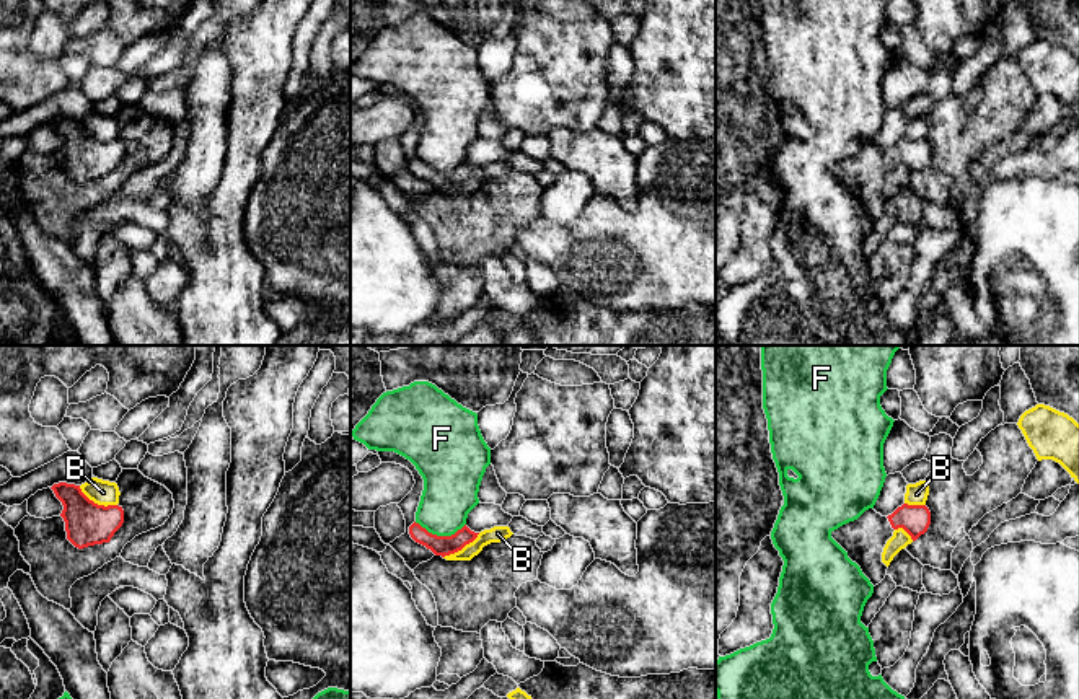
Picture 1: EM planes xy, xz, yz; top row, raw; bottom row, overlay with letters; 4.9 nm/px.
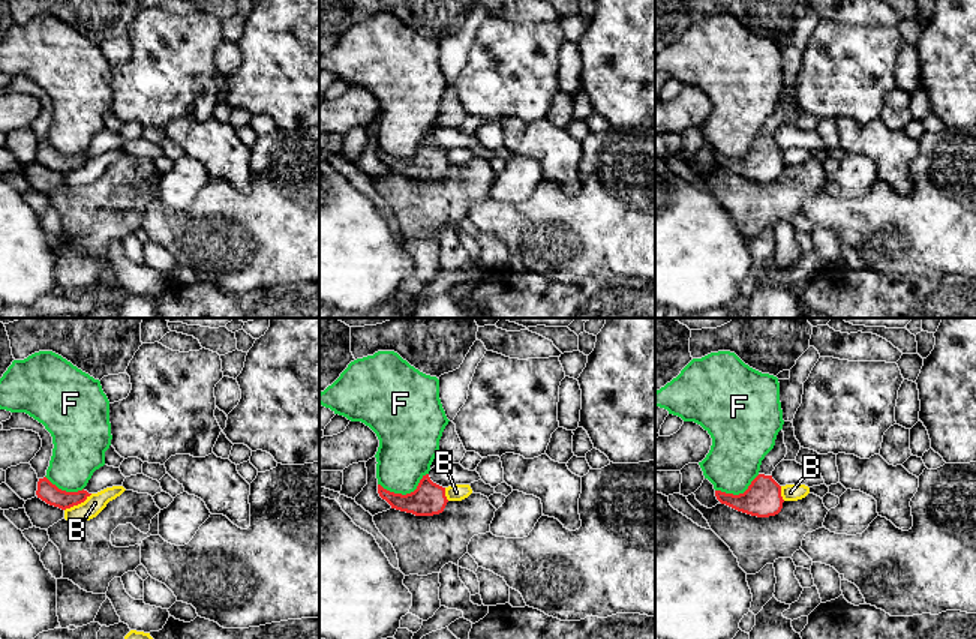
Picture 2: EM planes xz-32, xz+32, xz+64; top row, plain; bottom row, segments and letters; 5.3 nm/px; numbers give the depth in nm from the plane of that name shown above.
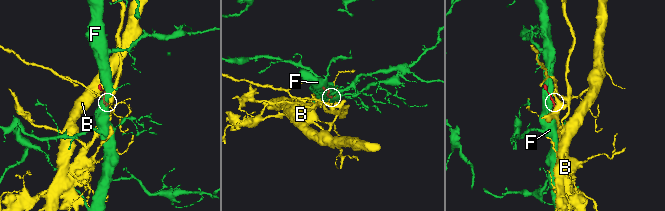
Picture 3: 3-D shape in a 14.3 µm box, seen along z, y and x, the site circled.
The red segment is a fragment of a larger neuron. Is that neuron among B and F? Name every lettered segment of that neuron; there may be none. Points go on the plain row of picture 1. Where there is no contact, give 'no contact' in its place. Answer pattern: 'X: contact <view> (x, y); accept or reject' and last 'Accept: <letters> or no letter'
B: contact xy (96, 139); reject
F: contact xz (440, 171); reject
Accept: no letter

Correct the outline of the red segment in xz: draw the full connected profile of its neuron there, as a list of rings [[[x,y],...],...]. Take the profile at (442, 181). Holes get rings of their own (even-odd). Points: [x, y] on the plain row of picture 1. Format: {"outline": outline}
{"outline": [[[414,156],[409,161],[409,169],[416,178],[430,184],[435,191],[445,192],[461,186],[466,179],[473,178],[479,168],[471,166],[465,160],[451,171],[437,171],[429,168],[425,163]]]}

